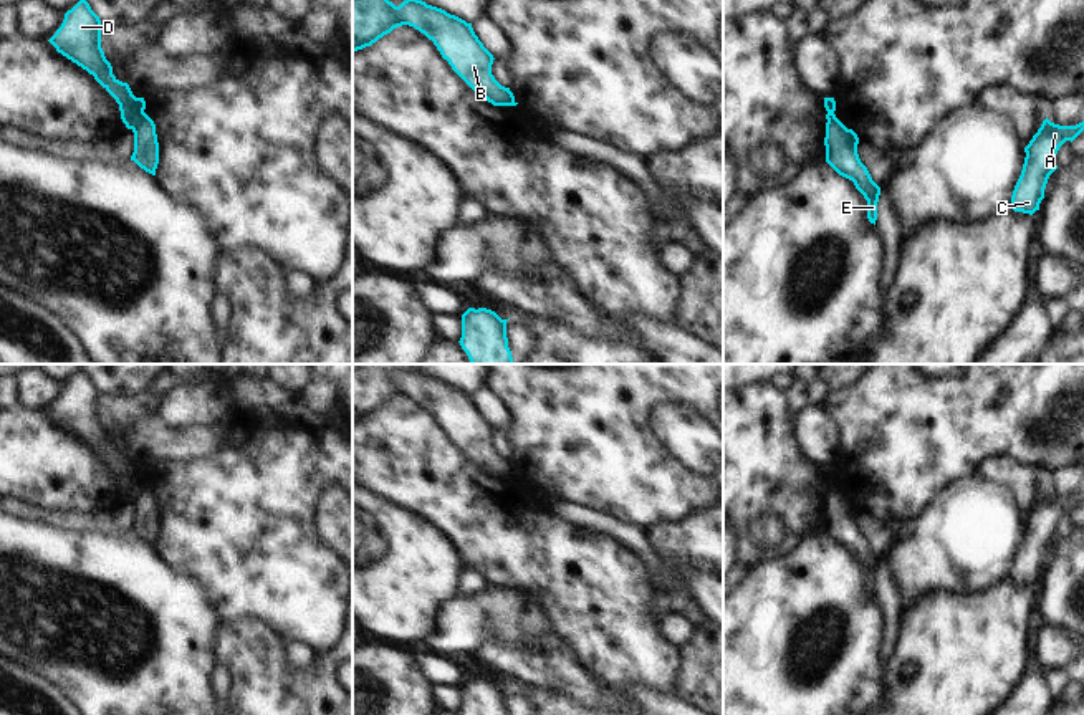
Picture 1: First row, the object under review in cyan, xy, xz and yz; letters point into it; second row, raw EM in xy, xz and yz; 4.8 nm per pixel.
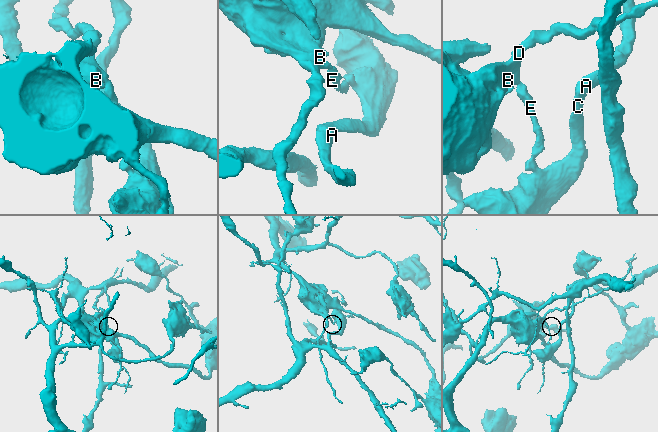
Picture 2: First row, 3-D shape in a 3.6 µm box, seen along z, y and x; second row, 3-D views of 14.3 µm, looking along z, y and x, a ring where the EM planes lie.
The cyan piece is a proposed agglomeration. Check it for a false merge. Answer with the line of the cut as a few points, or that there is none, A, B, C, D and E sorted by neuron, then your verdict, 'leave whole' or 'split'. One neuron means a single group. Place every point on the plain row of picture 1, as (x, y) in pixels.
cut xy (144, 484), (131, 499); groups A C E / B D; split

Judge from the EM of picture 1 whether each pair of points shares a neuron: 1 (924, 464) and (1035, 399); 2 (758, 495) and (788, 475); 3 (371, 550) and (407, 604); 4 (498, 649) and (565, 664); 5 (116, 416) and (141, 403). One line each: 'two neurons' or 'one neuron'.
1: one neuron
2: one neuron
3: one neuron
4: one neuron
5: one neuron

